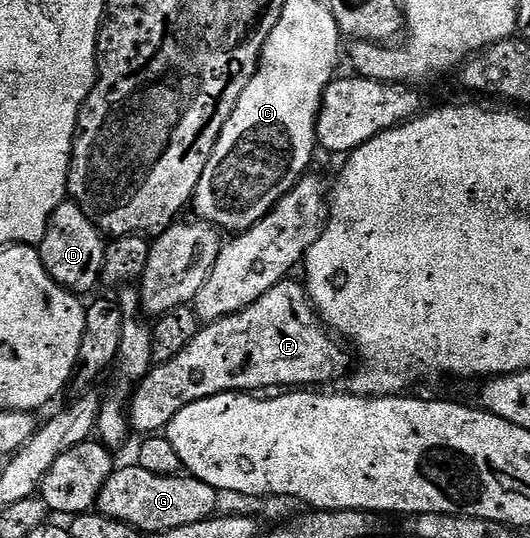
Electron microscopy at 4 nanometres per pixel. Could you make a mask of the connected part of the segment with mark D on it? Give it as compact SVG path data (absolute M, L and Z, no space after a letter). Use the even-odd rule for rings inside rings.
M65 199L53 211L47 224L47 234L37 246L41 259L45 263L45 271L62 289L70 293L84 295L94 294L95 284L100 284L105 263L107 241L104 234L91 222L86 209L80 207L76 201Z

